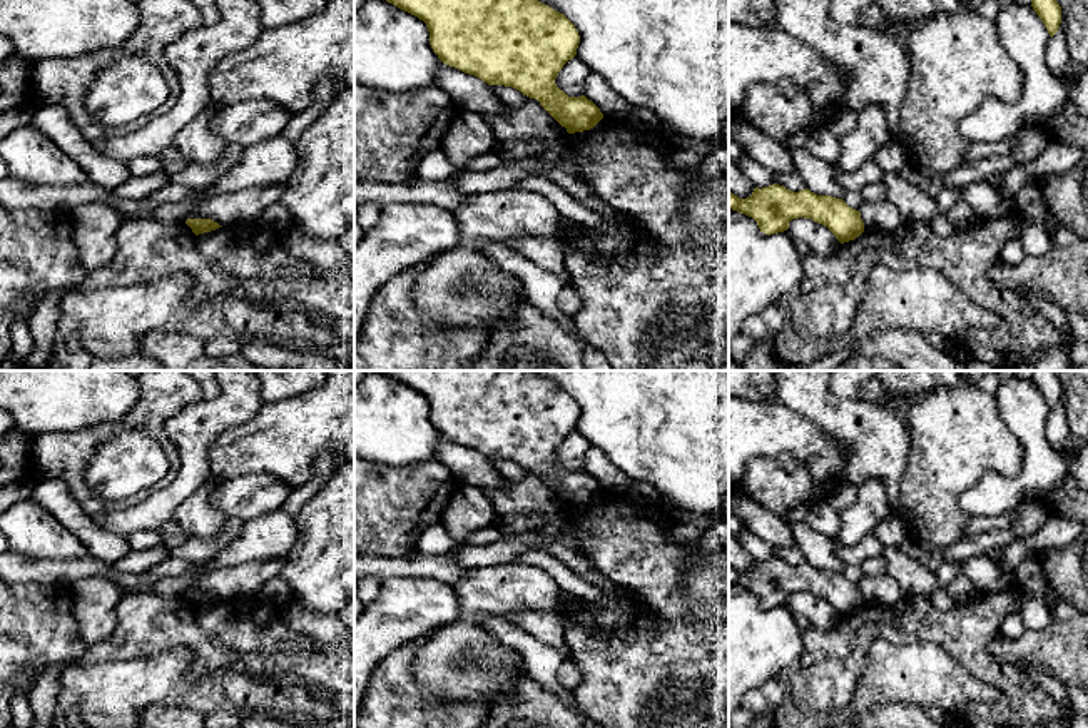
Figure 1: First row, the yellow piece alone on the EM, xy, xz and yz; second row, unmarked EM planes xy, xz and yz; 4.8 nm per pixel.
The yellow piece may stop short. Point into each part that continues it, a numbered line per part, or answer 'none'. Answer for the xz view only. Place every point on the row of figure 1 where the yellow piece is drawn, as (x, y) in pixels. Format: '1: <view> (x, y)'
none

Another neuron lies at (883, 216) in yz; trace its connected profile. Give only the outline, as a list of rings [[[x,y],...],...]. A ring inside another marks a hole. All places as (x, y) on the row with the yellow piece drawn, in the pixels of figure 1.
[[[887,199],[877,202],[864,200],[859,212],[864,222],[864,230],[877,230],[887,234],[897,232],[906,224],[906,219],[899,209]]]

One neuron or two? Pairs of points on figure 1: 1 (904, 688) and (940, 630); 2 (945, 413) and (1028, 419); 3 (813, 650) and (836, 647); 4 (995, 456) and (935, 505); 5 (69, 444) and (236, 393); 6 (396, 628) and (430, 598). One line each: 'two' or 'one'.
1: two
2: two
3: one
4: one
5: two
6: one

